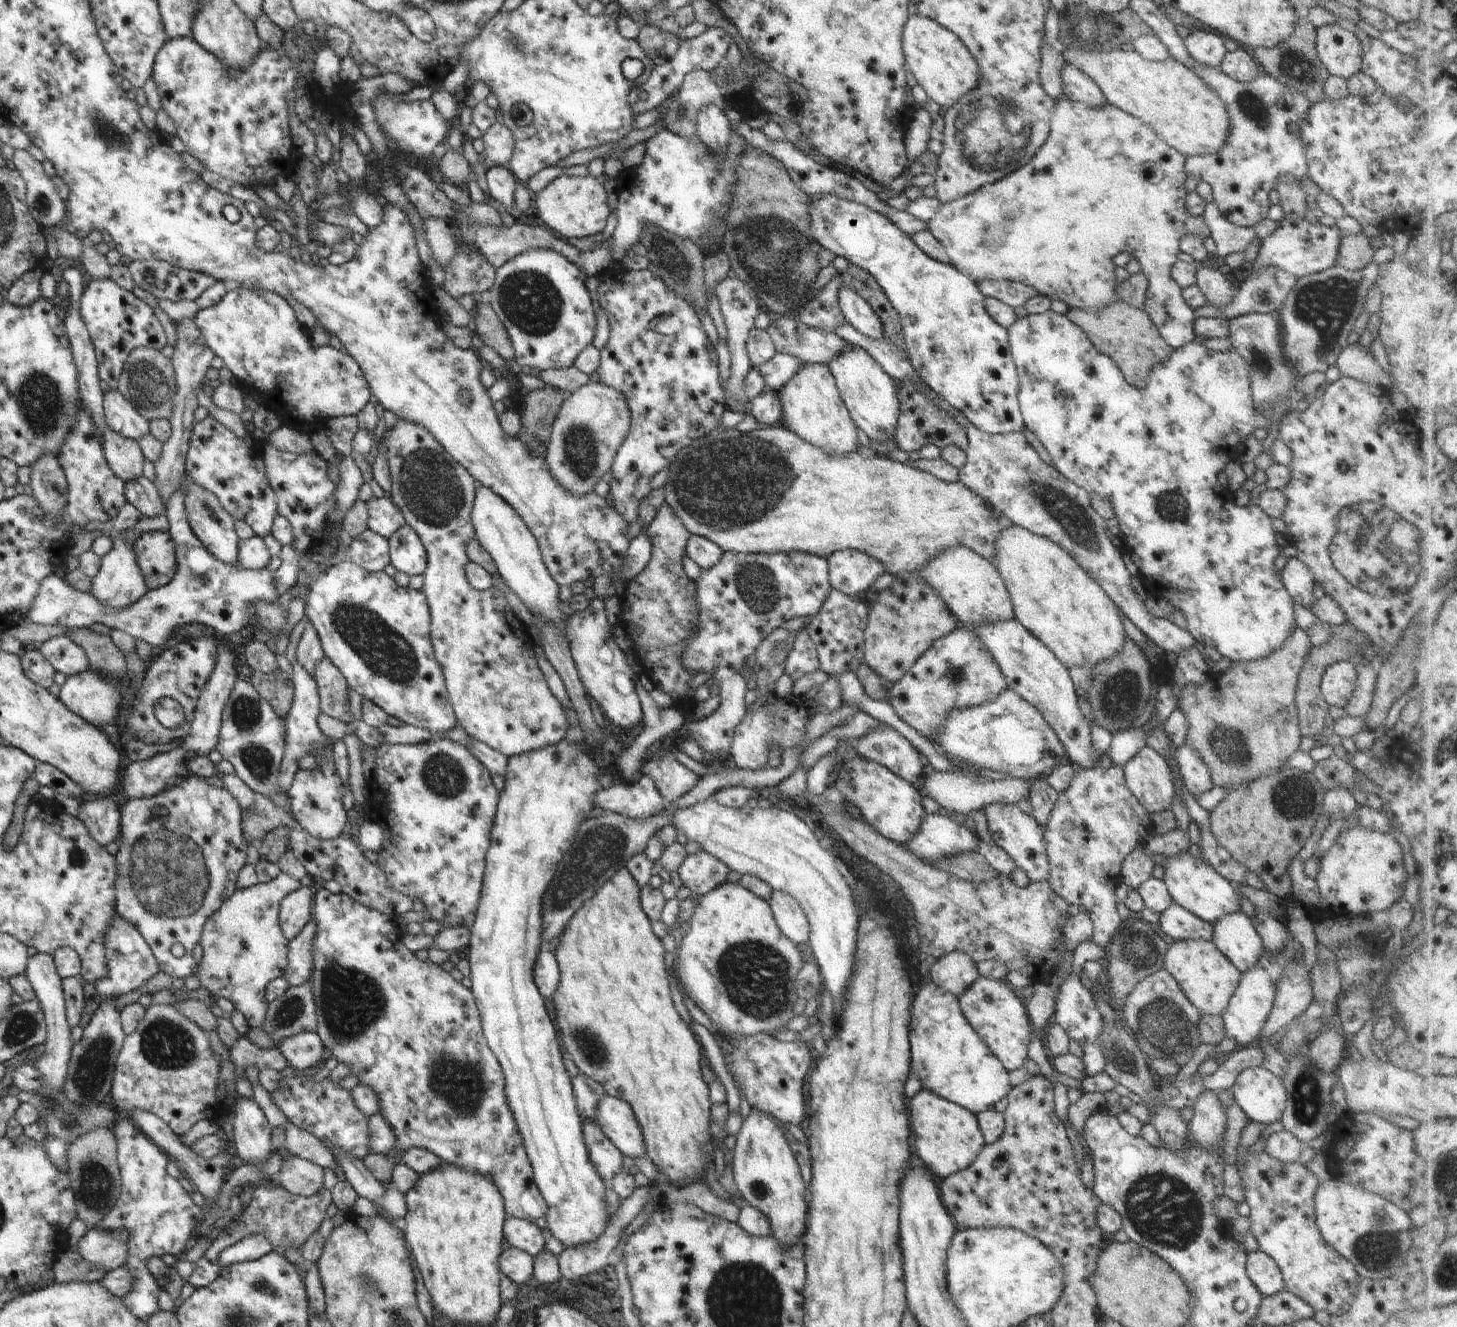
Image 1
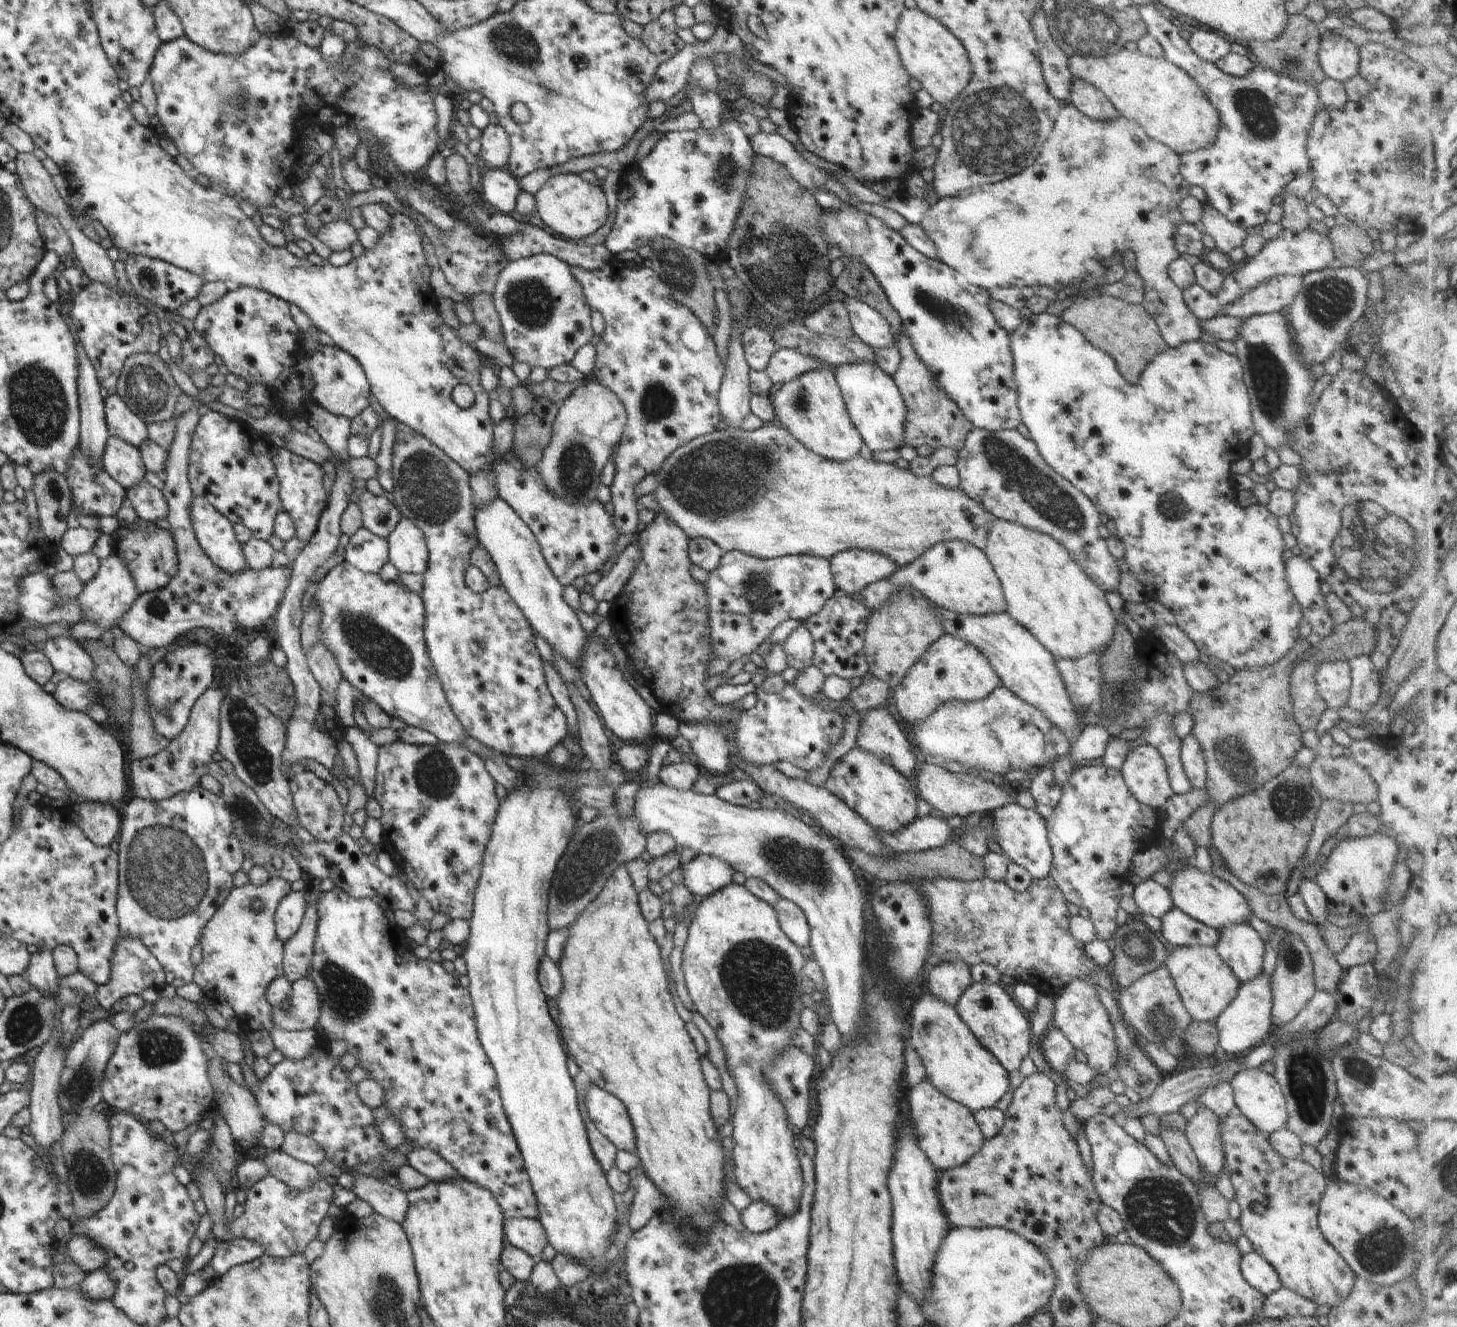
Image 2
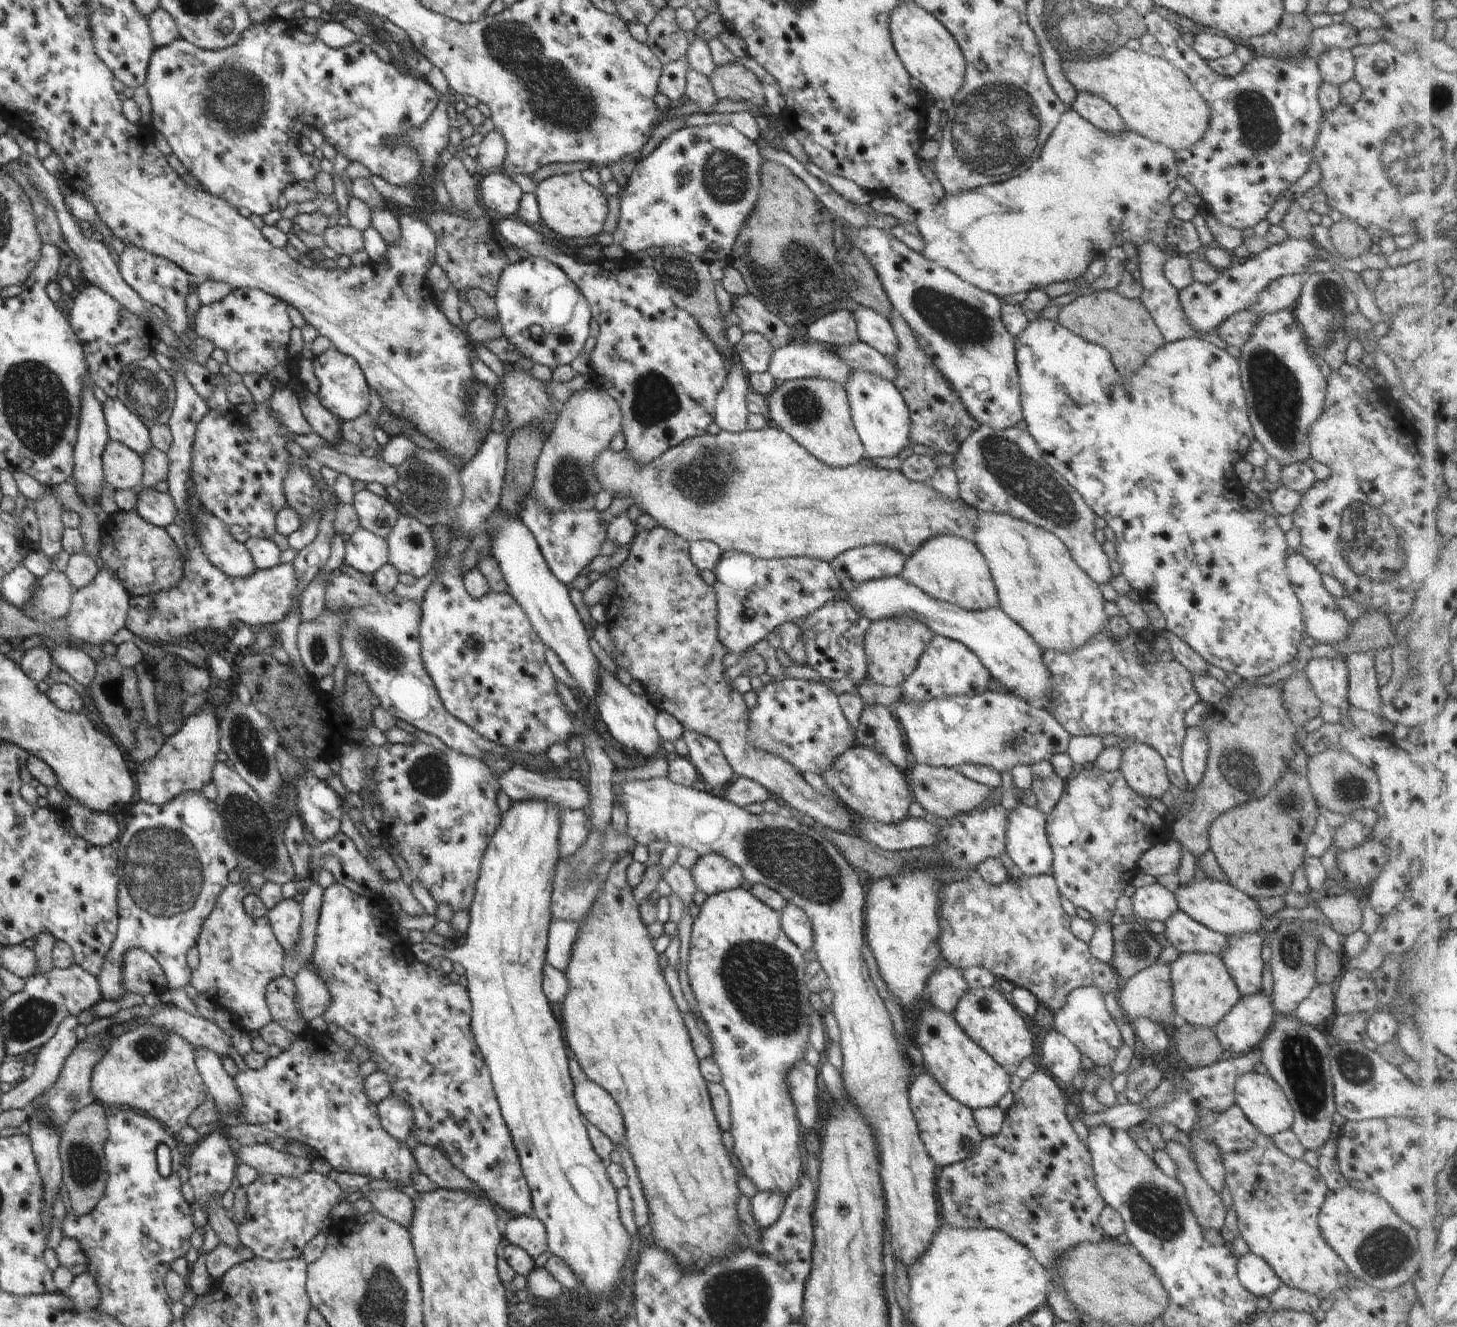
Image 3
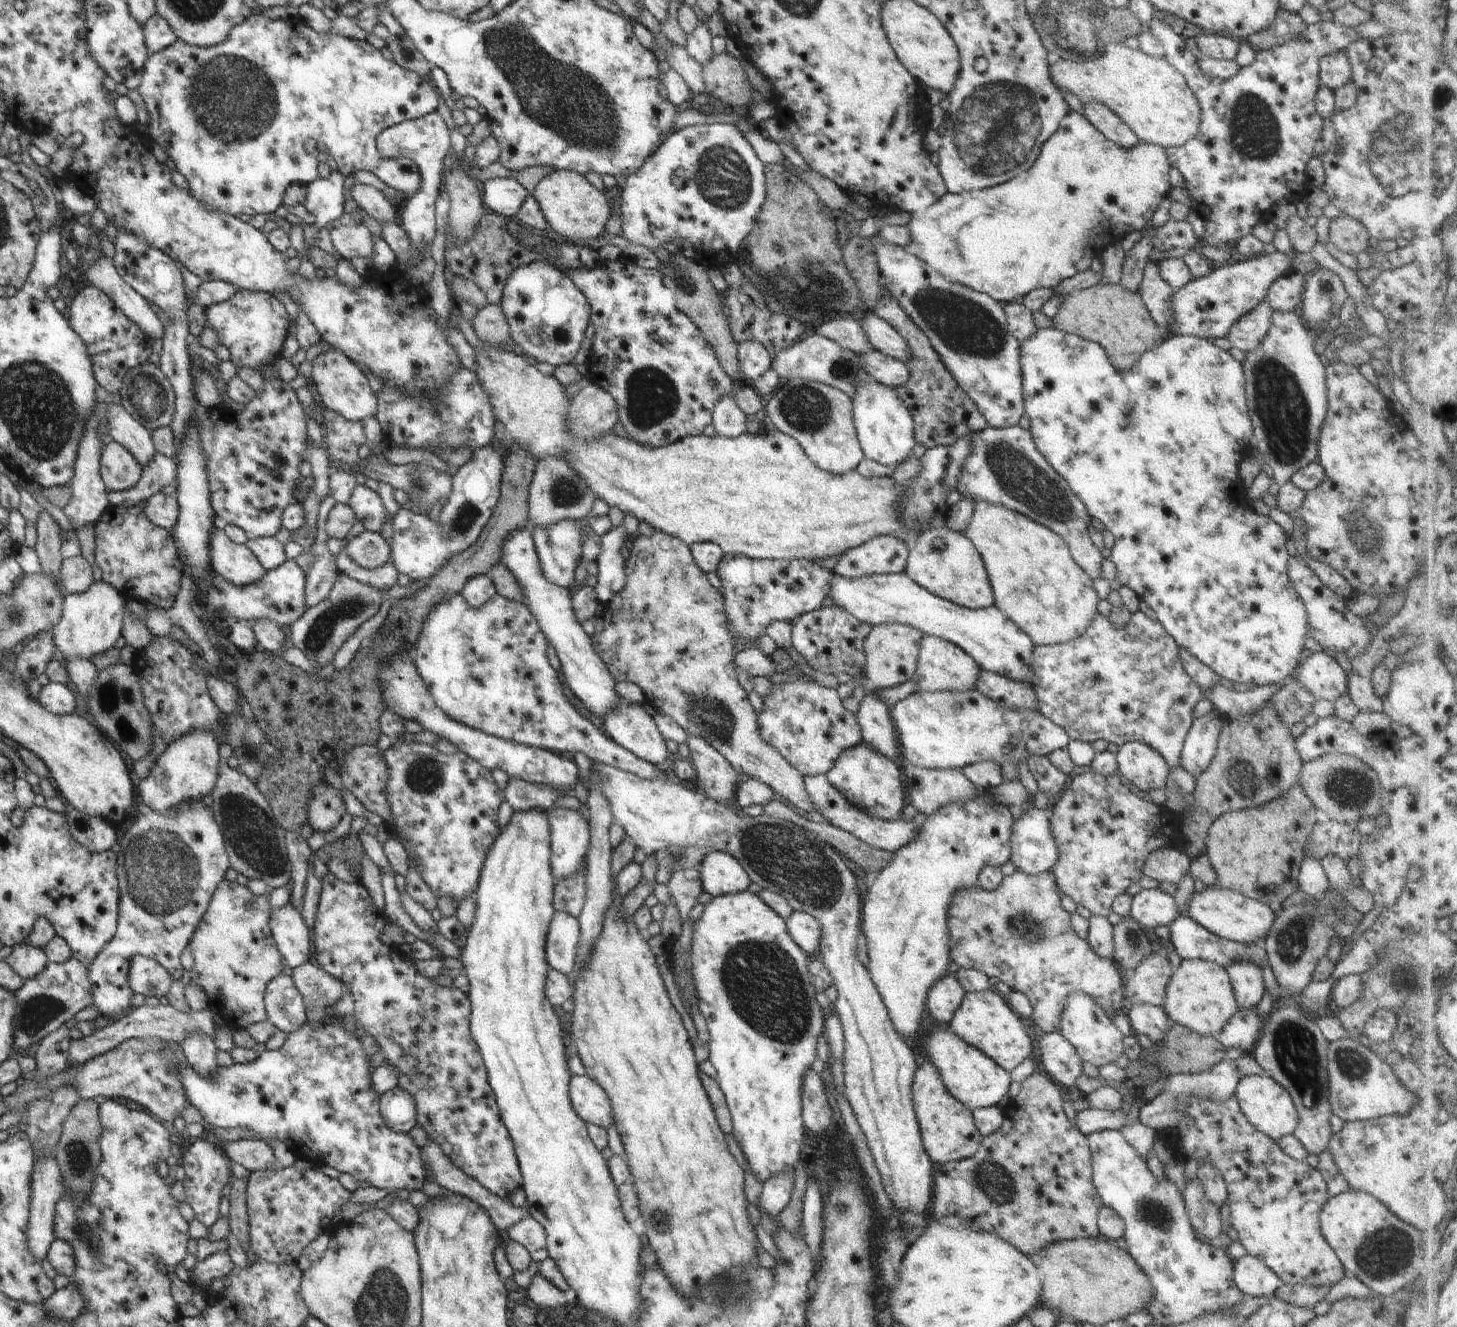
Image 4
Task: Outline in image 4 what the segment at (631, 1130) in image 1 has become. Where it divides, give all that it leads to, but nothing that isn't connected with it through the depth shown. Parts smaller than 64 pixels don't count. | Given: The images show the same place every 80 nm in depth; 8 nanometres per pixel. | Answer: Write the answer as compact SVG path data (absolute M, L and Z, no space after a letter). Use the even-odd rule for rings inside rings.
M585 1074L570 1076L568 1084L572 1108L581 1120L602 1128L610 1128L614 1124L614 1112L610 1100L604 1090Z

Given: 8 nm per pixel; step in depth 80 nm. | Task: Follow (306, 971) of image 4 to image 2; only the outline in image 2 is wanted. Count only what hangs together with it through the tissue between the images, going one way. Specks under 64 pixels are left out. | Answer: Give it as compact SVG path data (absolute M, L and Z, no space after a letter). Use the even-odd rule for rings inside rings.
M307 976L292 983L292 994L282 1006L271 1006L275 1026L286 1031L315 1030L320 1018L320 994Z

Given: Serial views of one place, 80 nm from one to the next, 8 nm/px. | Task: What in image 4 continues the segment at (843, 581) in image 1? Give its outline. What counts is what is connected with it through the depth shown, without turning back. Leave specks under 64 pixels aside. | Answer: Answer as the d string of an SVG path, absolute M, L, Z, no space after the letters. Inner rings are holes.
M876 536L840 556L833 572L857 578L905 572L909 550L896 536Z

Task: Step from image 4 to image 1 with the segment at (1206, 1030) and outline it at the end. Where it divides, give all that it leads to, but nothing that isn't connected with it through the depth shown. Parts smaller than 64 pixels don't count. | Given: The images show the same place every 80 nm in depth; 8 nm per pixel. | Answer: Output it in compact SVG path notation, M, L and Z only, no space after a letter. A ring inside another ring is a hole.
M1190 939L1169 944L1164 968L1202 1015L1221 1015L1240 982L1241 972L1209 940Z

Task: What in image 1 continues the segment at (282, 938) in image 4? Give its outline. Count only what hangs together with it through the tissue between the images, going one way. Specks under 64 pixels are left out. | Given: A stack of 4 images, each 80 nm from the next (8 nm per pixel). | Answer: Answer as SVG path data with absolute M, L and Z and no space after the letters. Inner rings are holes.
M302 885L282 899L279 908L279 923L283 935L291 941L313 918L313 900L316 888Z

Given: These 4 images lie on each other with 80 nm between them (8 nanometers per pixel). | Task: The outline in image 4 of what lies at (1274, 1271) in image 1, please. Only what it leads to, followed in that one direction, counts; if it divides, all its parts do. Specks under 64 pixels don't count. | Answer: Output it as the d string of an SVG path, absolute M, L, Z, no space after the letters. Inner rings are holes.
M1246 1255L1233 1262L1232 1280L1236 1288L1252 1298L1272 1298L1285 1283L1254 1256Z

